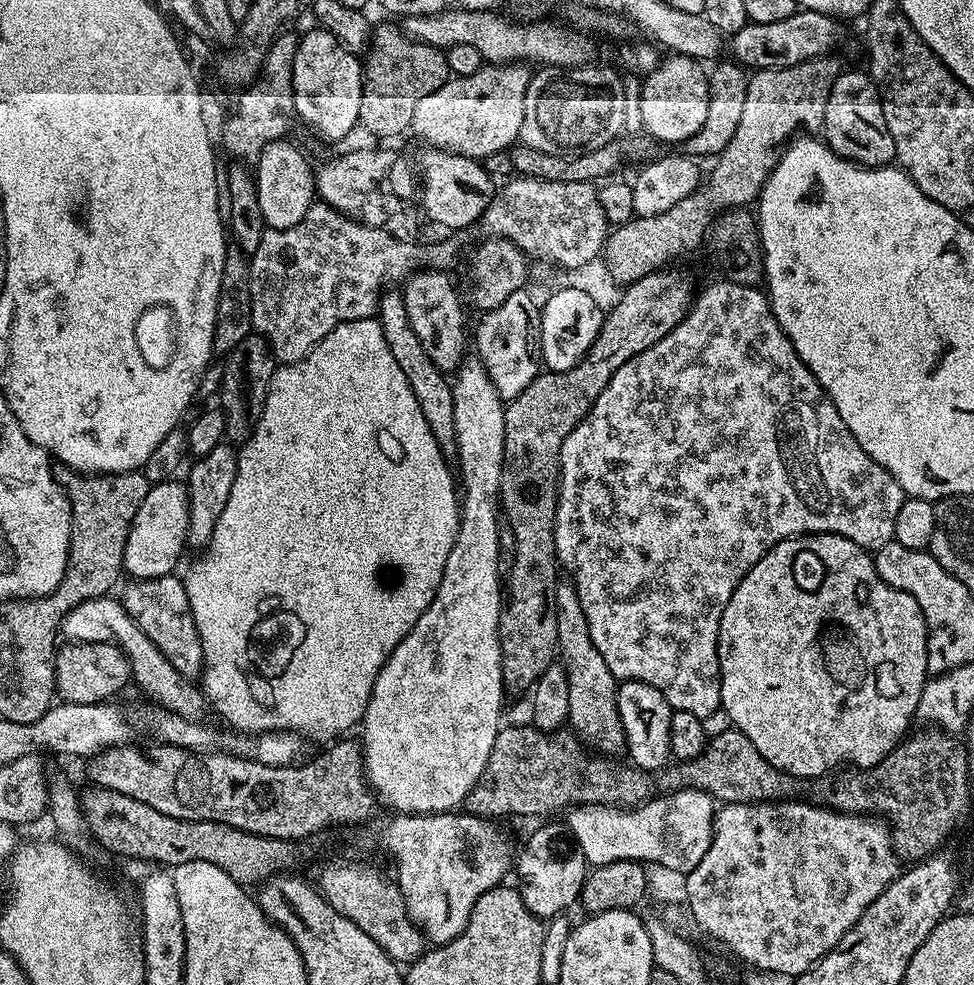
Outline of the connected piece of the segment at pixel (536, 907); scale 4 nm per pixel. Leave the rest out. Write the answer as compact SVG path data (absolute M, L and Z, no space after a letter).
M544 822L541 828L536 828L528 836L528 841L524 844L524 849L520 852L520 857L515 857L514 860L514 876L520 879L518 883L518 891L522 902L526 902L528 909L534 913L535 916L541 918L551 918L560 913L567 913L571 904L575 905L580 899L580 891L584 885L584 880L588 877L590 868L583 856L573 854L573 856L556 856L556 852L552 849L552 839L555 836L565 835L566 828L563 823L548 824L552 822Z

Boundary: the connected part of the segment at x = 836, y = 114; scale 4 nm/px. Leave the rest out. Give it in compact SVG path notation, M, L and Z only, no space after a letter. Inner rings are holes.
M844 70L836 77L826 102L822 136L828 147L842 158L853 160L865 168L882 168L895 161L894 138L890 138L890 130L884 121L880 91L867 71Z

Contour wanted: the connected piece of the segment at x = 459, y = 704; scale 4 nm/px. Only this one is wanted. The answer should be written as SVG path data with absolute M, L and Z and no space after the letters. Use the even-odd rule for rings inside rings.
M478 358L465 359L456 369L451 381L454 398L454 434L456 435L456 451L454 459L460 463L458 482L462 487L462 503L460 505L460 528L456 532L454 546L450 546L450 558L446 558L446 566L442 574L442 582L430 602L430 606L418 618L414 630L402 638L402 642L390 654L390 658L382 666L378 678L372 687L368 705L364 711L362 729L362 751L364 753L364 770L369 785L379 803L388 808L396 808L400 814L427 814L429 812L450 812L459 809L467 801L470 790L478 782L482 770L486 770L486 758L490 758L490 750L494 750L494 738L500 733L500 707L504 704L506 685L502 674L502 654L500 650L500 609L502 607L502 573L498 570L498 530L502 526L502 509L500 506L500 479L502 478L502 462L504 461L504 421L505 401L501 400L498 390L494 390L494 382L486 374L484 364Z

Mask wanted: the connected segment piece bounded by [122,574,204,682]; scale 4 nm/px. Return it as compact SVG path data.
M169 574L149 580L133 579L128 583L132 584L123 585L125 588L124 596L122 595L126 614L130 614L142 634L146 634L146 638L150 638L150 642L154 642L154 646L158 646L158 650L166 654L170 666L174 666L178 674L182 674L185 680L195 681L203 669L204 659L194 618L190 614L190 602L186 598L183 579L179 575Z

